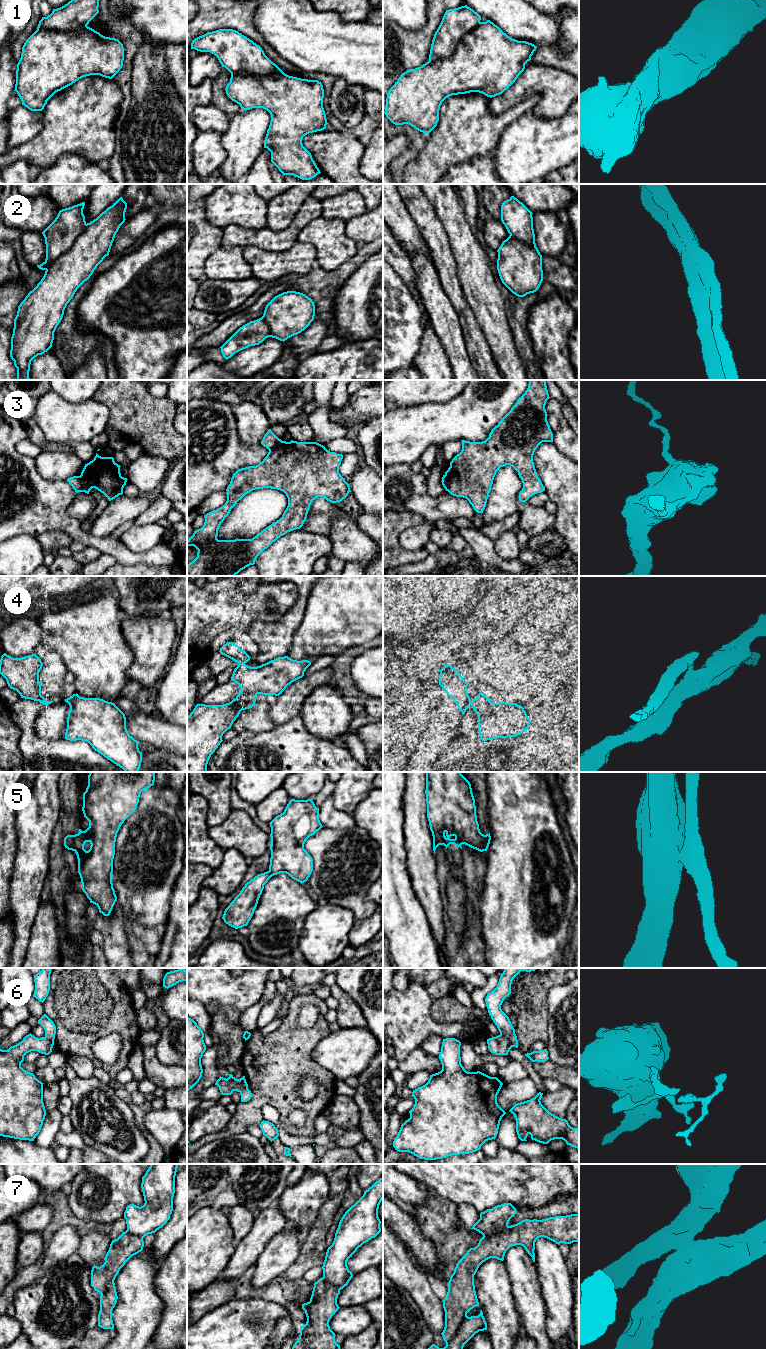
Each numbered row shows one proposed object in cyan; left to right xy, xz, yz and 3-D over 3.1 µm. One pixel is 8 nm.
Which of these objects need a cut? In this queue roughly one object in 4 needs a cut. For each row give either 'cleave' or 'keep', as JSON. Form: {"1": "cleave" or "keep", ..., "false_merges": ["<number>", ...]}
{"1": "keep", "2": "keep", "3": "cleave", "4": "cleave", "5": "cleave", "6": "cleave", "7": "cleave", "false_merges": ["3", "4", "5", "6", "7"]}

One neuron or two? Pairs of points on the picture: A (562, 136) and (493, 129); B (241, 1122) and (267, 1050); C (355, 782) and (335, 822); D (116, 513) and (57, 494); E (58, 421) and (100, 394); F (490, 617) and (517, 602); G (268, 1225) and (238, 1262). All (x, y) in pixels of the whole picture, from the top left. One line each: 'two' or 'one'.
A: two
B: one
C: two
D: two
E: two
F: one
G: one

